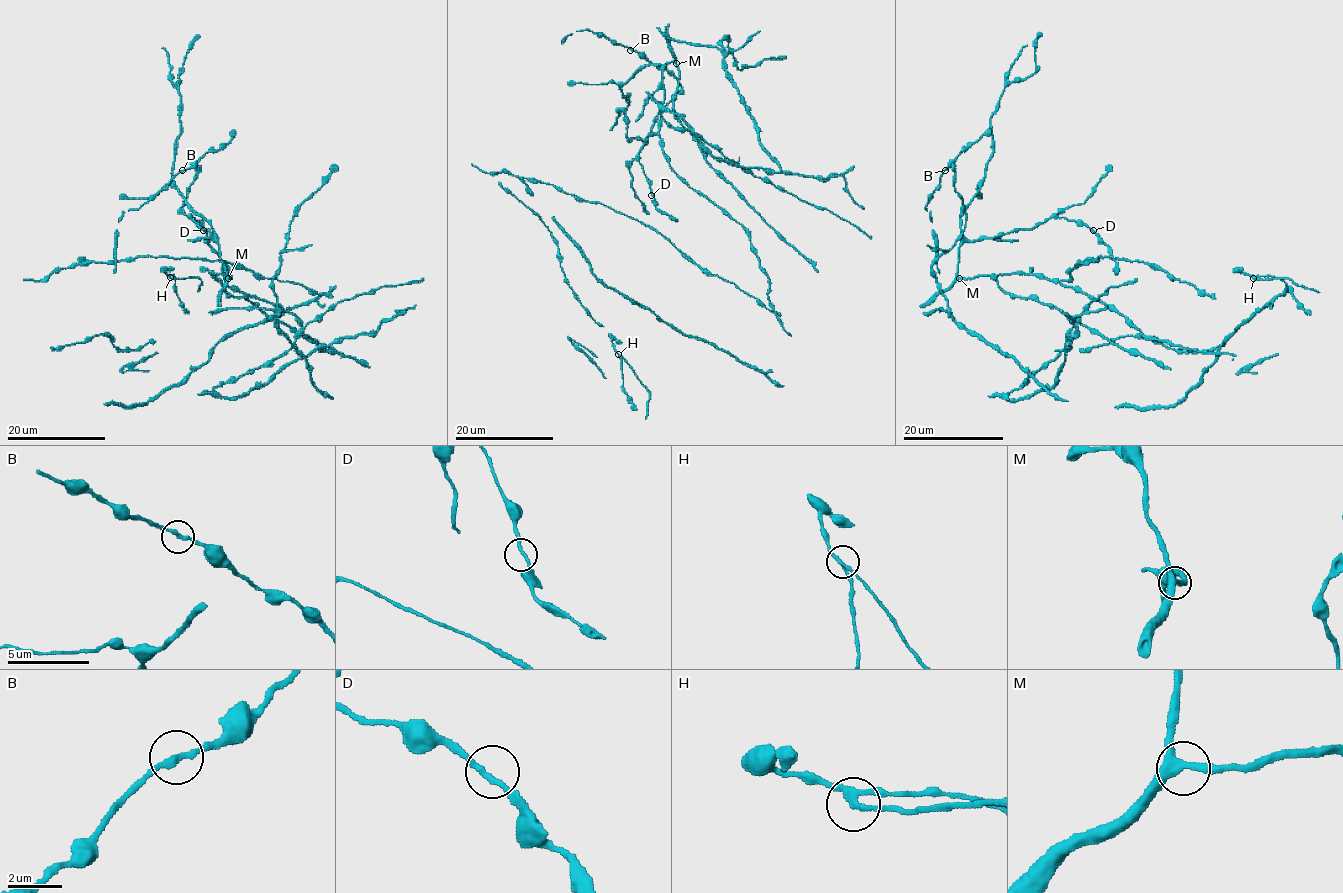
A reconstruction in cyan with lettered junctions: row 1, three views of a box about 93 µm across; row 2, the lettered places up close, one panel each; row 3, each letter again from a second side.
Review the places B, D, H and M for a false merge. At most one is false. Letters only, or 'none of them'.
H

